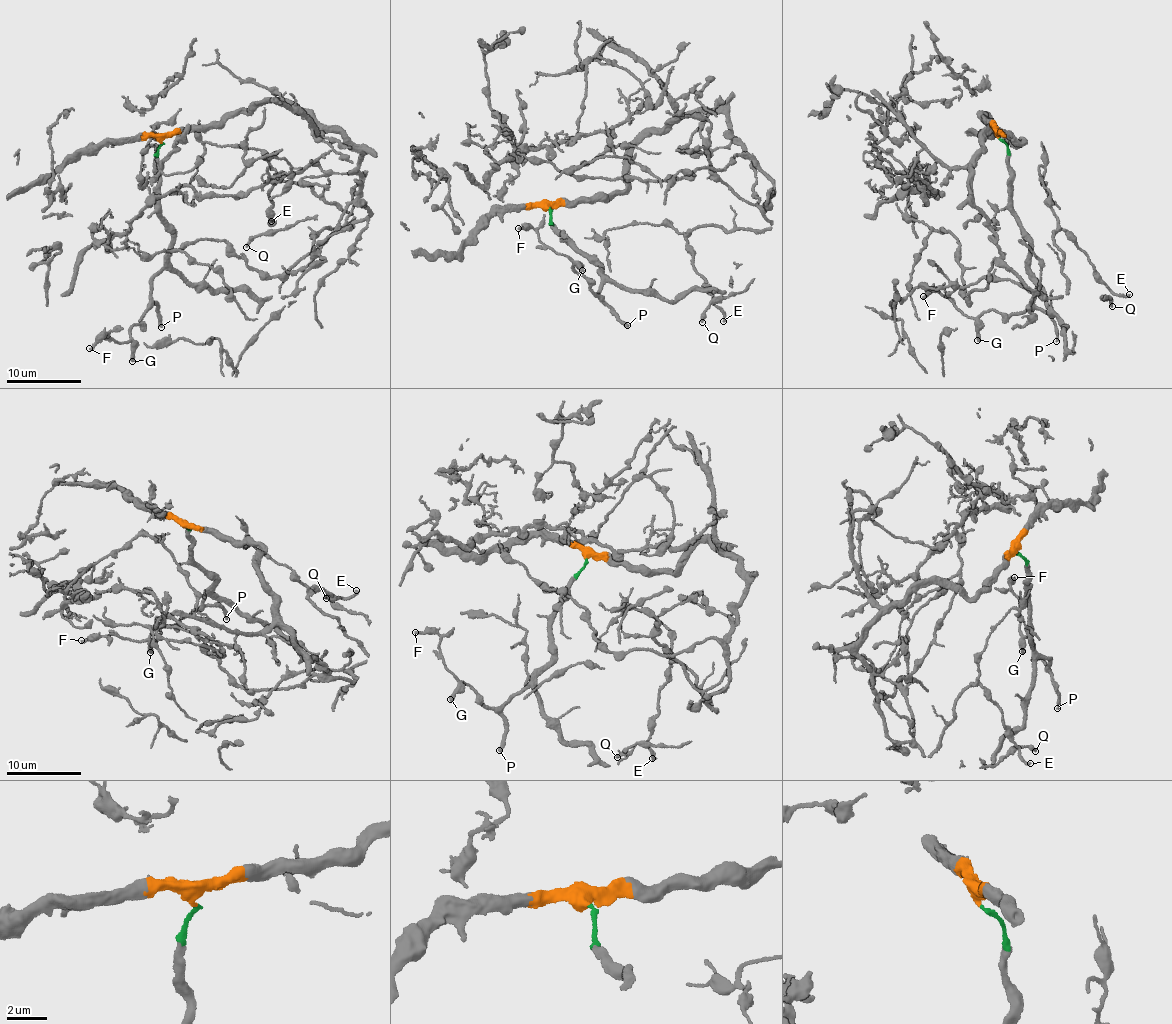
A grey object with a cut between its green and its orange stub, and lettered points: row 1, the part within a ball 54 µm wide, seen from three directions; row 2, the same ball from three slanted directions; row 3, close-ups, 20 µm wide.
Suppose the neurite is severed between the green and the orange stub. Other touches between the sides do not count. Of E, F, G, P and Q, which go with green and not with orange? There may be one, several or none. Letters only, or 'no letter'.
F, G, P

